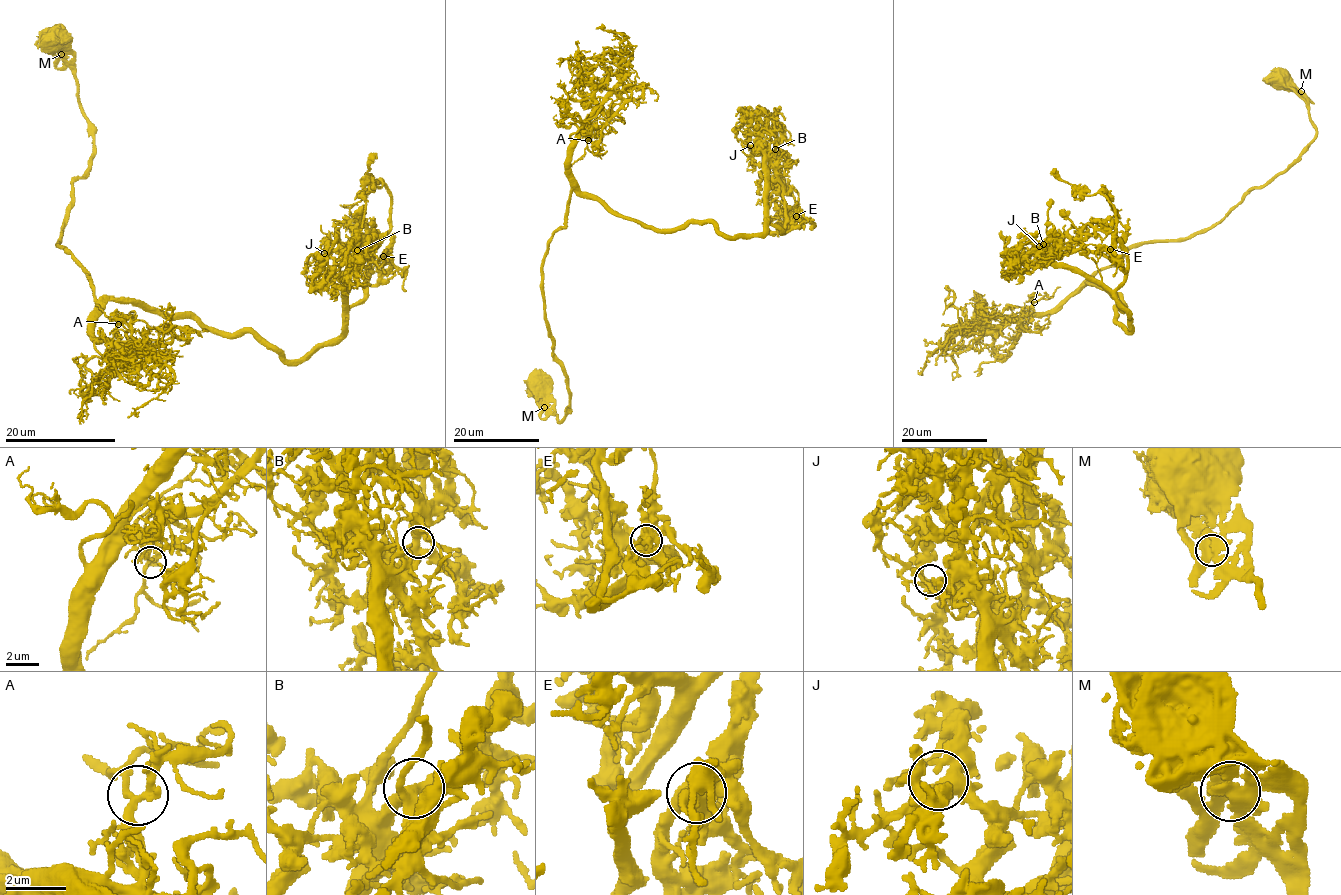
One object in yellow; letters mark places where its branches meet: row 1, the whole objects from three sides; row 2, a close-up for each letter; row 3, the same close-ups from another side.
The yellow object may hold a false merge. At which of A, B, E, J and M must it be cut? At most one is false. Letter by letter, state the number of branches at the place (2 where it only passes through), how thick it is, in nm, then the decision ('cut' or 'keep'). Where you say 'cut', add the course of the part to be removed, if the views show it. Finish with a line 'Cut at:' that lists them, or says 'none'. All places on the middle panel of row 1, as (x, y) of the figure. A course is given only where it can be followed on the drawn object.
A: branches 4; calibre 260 nm; keep
B: branches 4; calibre 400 nm; keep
E: branches 7; calibre 500 nm; keep
J: branches 7; calibre 440 nm; keep
M: branches 5; calibre 360 nm; keep
Cut at: none

